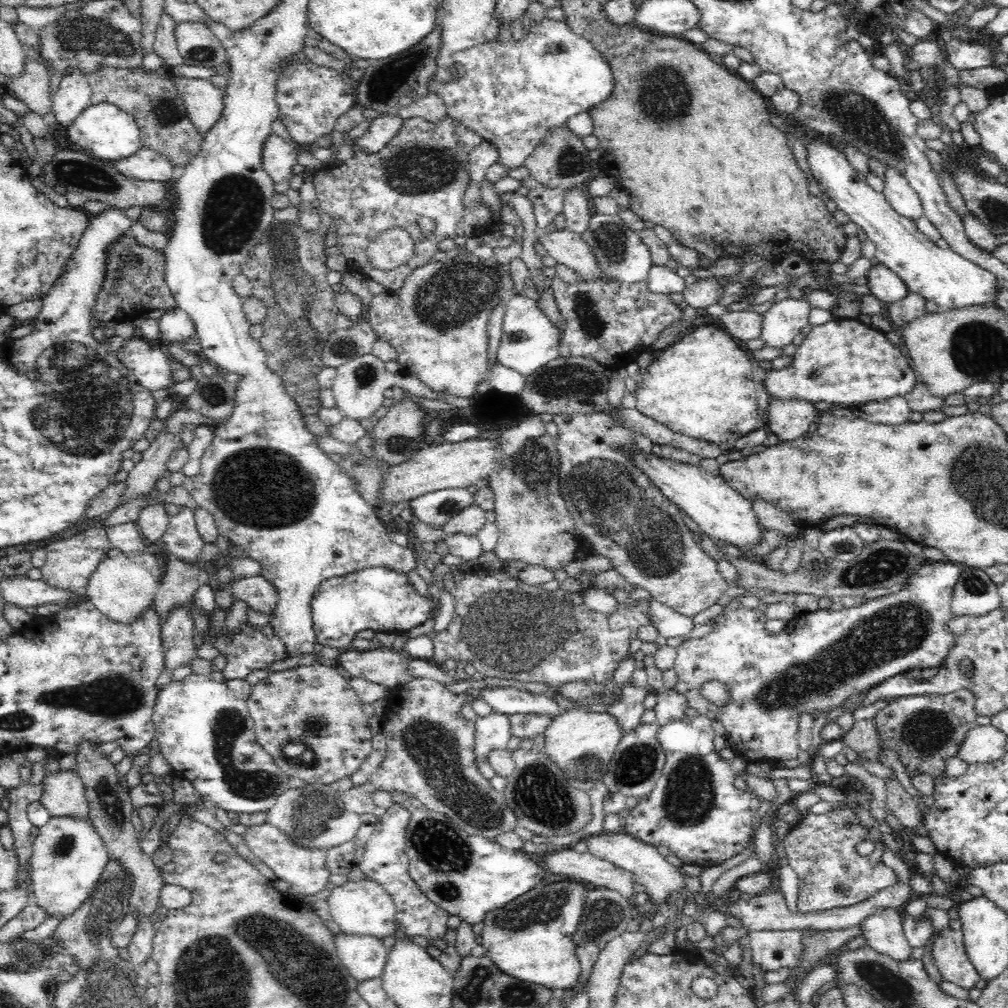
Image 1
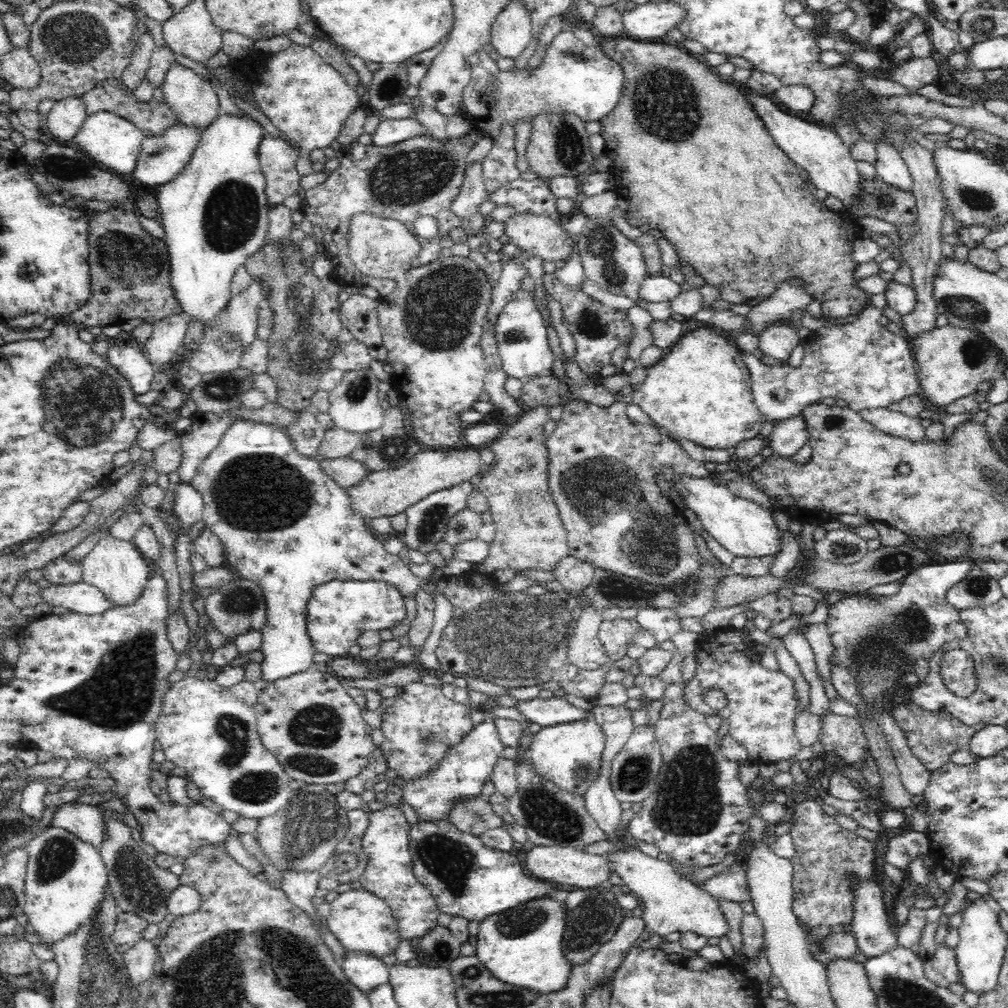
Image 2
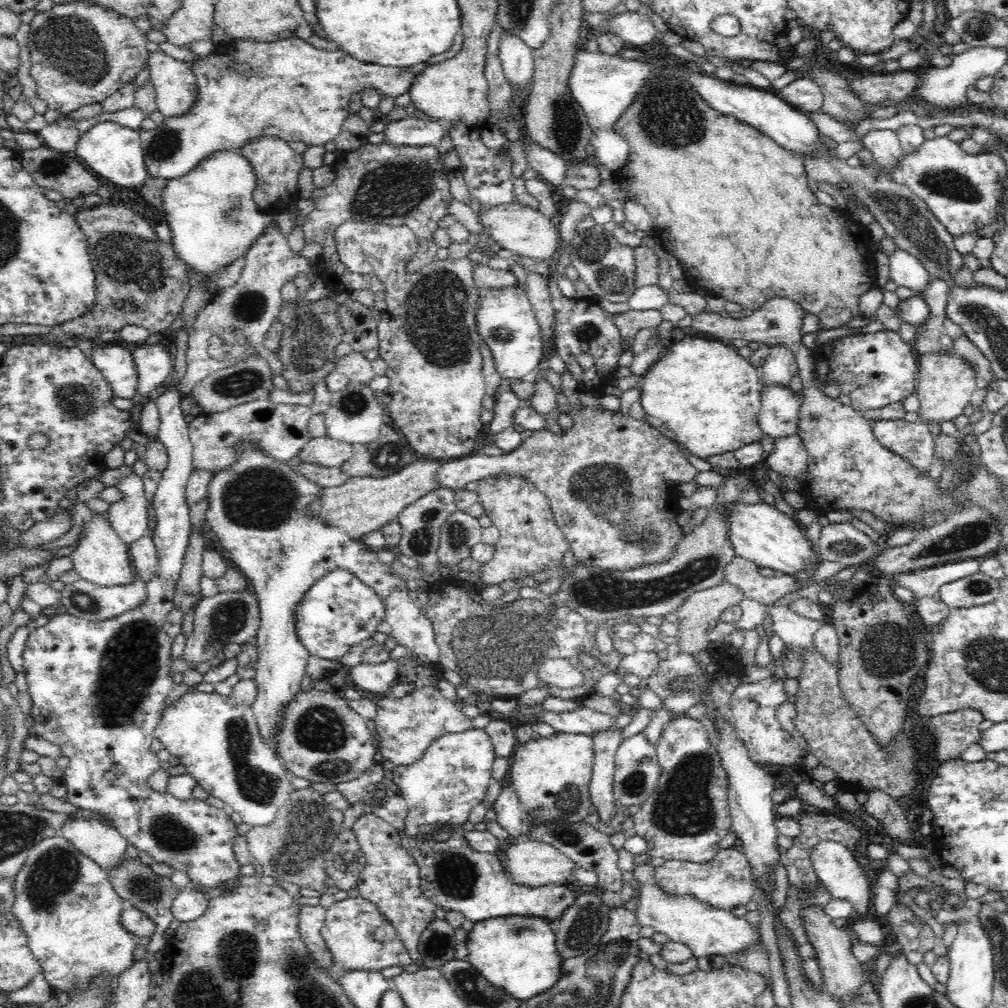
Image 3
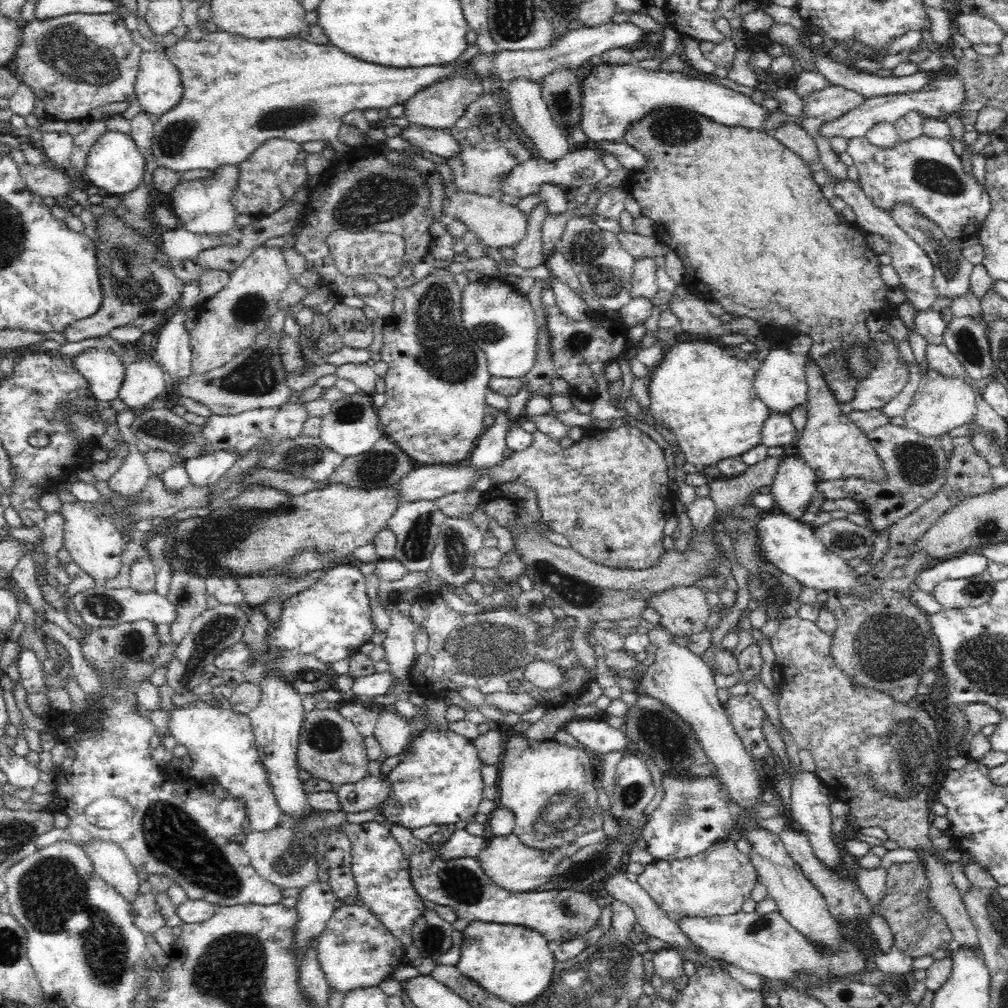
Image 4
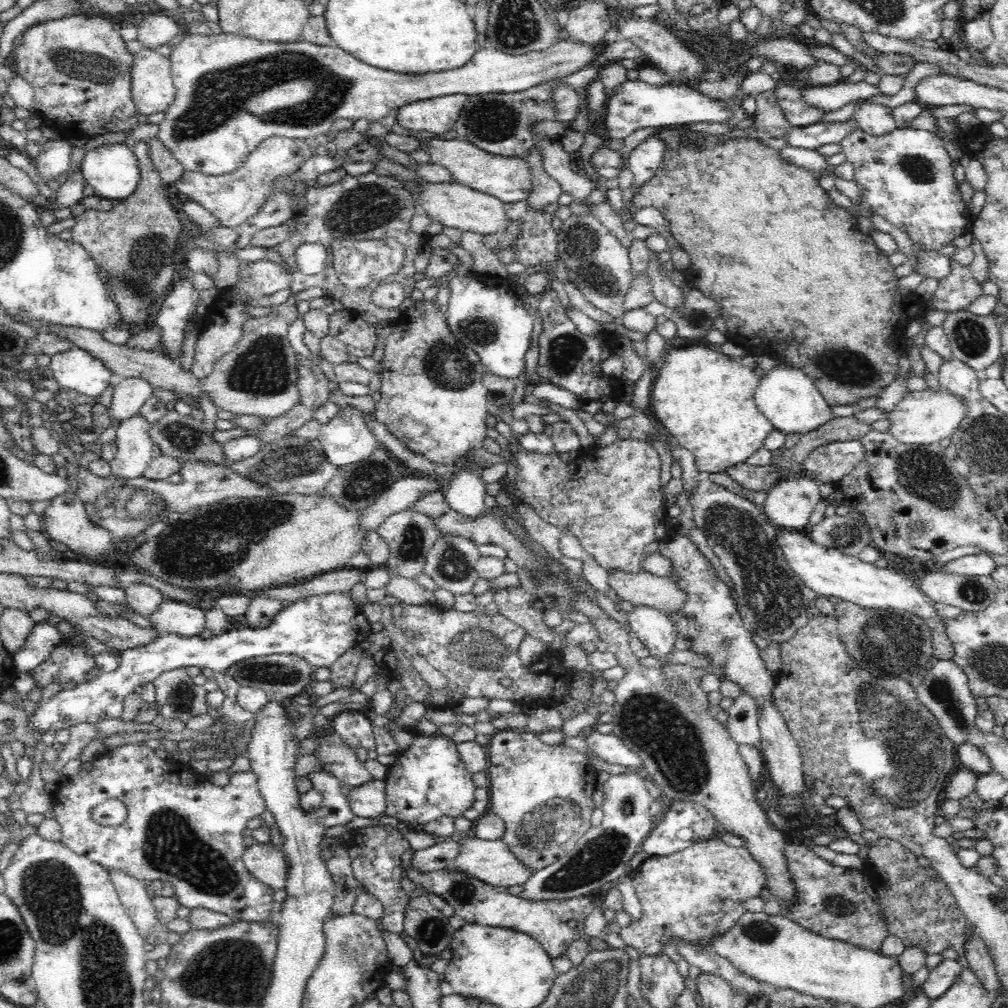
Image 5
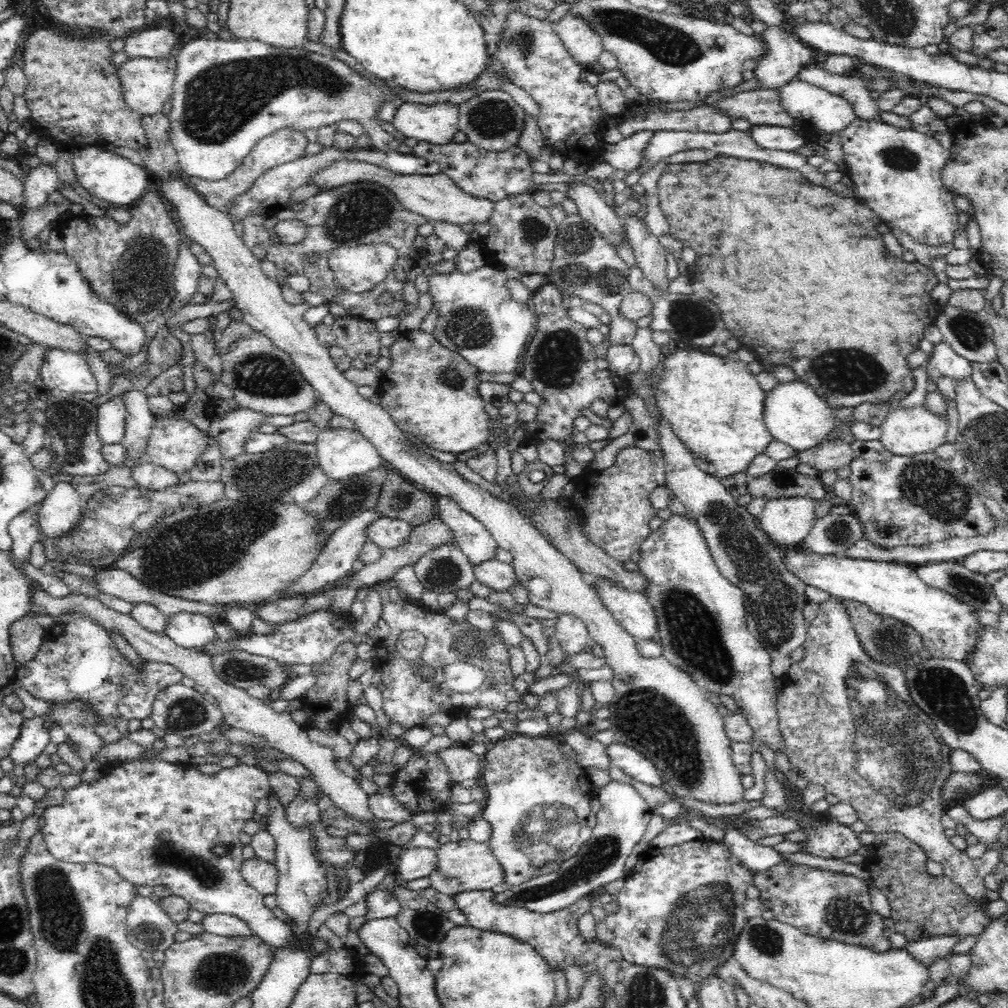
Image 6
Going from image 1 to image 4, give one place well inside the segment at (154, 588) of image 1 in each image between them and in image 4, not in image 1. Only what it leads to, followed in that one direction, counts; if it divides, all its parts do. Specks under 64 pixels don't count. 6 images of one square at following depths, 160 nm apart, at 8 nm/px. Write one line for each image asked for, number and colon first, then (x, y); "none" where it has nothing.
2: (117, 568)
3: (101, 556)
4: (95, 544)

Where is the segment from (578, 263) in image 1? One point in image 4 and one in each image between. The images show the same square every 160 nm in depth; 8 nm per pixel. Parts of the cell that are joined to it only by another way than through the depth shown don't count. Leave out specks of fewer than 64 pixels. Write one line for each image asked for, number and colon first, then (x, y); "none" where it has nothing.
2: (542, 236)
3: (524, 230)
4: (497, 224)

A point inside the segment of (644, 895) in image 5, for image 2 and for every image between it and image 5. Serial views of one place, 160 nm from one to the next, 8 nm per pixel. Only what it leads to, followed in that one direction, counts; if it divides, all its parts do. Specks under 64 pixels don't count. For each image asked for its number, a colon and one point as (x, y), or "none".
2: (731, 884)
3: (726, 881)
4: (716, 882)

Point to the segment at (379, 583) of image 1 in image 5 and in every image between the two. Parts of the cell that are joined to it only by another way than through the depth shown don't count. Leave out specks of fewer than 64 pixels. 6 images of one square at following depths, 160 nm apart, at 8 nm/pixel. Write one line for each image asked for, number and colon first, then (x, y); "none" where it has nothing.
2: (339, 611)
3: (340, 611)
4: (331, 620)
5: (320, 629)

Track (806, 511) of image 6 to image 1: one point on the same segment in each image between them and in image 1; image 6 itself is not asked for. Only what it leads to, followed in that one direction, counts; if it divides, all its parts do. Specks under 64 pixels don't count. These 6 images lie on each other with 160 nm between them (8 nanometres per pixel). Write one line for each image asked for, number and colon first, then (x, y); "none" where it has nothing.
1: (790, 420)
2: (787, 437)
3: (789, 457)
4: (794, 484)
5: (789, 503)

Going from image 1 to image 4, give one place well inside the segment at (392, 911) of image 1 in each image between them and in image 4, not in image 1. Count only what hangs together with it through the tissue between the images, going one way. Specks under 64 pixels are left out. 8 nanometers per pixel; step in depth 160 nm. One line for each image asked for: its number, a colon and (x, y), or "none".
2: (363, 923)
3: (359, 938)
4: (355, 950)

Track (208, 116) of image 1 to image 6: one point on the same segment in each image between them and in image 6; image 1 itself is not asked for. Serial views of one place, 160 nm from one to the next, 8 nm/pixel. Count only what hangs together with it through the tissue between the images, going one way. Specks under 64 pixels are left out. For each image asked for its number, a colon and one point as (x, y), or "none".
2: (193, 99)
3: (173, 82)
4: (158, 87)
5: (152, 85)
6: (147, 83)

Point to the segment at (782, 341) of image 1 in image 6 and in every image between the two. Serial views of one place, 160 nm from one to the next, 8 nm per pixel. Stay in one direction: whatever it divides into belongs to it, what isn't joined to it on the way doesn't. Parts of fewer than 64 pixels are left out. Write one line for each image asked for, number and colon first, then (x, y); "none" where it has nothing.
2: (779, 339)
3: (779, 367)
4: (780, 382)
5: (789, 399)
6: (794, 414)

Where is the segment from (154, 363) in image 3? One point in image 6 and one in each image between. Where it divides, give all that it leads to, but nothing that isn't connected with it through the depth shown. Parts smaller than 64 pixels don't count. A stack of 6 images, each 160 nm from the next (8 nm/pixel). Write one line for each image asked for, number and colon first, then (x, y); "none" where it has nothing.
4: (144, 382)
5: (130, 394)
6: (111, 414)

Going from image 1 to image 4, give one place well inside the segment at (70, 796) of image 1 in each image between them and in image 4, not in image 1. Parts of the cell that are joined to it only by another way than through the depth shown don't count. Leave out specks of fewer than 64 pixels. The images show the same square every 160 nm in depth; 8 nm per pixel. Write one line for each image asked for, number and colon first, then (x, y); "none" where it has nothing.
2: (85, 821)
3: (102, 843)
4: (110, 862)

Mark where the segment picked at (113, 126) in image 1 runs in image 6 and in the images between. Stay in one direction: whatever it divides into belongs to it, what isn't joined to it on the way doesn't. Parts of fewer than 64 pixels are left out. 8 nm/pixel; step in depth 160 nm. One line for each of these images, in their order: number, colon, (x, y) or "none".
2: (107, 138)
3: (113, 152)
4: (115, 165)
5: (112, 170)
6: (108, 176)

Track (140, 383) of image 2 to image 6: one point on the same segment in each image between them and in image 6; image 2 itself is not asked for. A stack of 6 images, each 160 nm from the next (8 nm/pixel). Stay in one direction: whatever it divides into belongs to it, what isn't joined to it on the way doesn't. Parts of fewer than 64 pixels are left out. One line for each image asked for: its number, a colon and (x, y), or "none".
3: (116, 363)
4: (104, 372)
5: (76, 369)
6: (66, 371)

